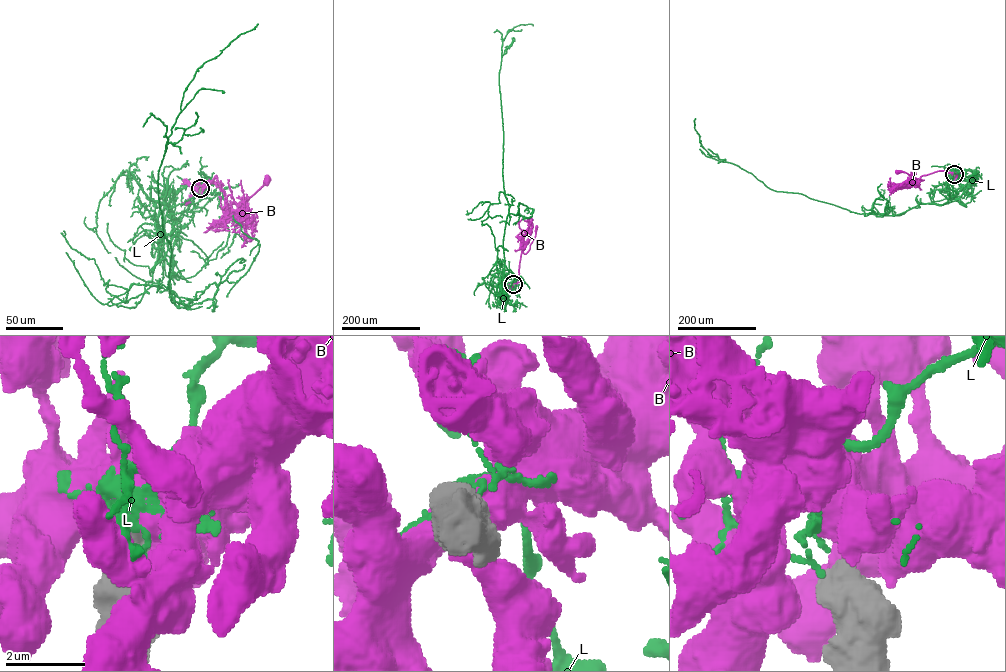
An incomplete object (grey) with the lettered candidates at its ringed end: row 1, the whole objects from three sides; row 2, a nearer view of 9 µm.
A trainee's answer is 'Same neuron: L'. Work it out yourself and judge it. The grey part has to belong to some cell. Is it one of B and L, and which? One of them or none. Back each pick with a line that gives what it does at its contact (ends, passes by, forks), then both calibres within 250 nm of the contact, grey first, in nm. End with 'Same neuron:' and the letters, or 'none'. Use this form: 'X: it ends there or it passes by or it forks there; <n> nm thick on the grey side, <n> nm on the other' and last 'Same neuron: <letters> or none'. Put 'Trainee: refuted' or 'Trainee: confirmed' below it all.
B: it ends there; 440 nm thick on the grey side, 800 nm on the other
Same neuron: B
Trainee: refuted

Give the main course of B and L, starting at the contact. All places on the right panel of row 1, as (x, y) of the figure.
B: (954, 174), (938, 171), (922, 175), (919, 181), (924, 180), (897, 171)
L: (954, 174), (960, 183), (942, 190), (950, 202), (894, 215), (856, 213), (773, 190), (711, 157), (695, 118)

